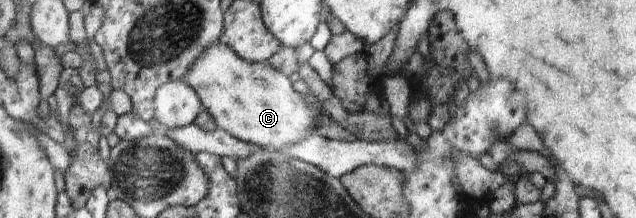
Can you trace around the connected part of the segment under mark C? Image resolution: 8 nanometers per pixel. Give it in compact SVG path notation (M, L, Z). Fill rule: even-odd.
M215 41L209 45L195 59L183 82L187 83L201 99L202 106L208 110L217 124L217 128L228 132L231 136L242 140L249 145L257 145L259 149L279 150L297 144L301 139L307 138L316 132L320 122L319 109L315 105L307 104L301 94L293 89L289 77L286 77L271 67L267 62L252 63L241 58L224 42Z

